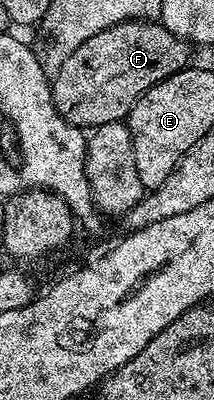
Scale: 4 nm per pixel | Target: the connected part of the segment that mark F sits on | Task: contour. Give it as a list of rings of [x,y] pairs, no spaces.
[[[125,20],[124,22],[104,30],[100,34],[92,34],[60,66],[60,70],[52,77],[54,105],[56,110],[70,124],[83,130],[93,130],[101,124],[125,121],[136,102],[149,88],[156,86],[161,80],[167,80],[172,74],[187,67],[191,63],[189,40],[182,40],[172,30],[168,30],[160,22],[154,20]]]

